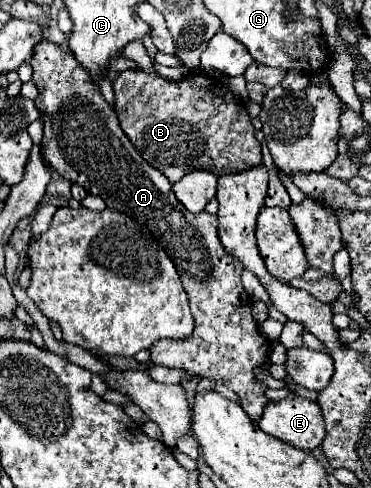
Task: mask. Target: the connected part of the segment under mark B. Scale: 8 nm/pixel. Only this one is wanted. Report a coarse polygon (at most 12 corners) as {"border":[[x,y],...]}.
{"border":[[205,75],[113,81],[121,129],[171,183],[263,165],[245,105]]}

